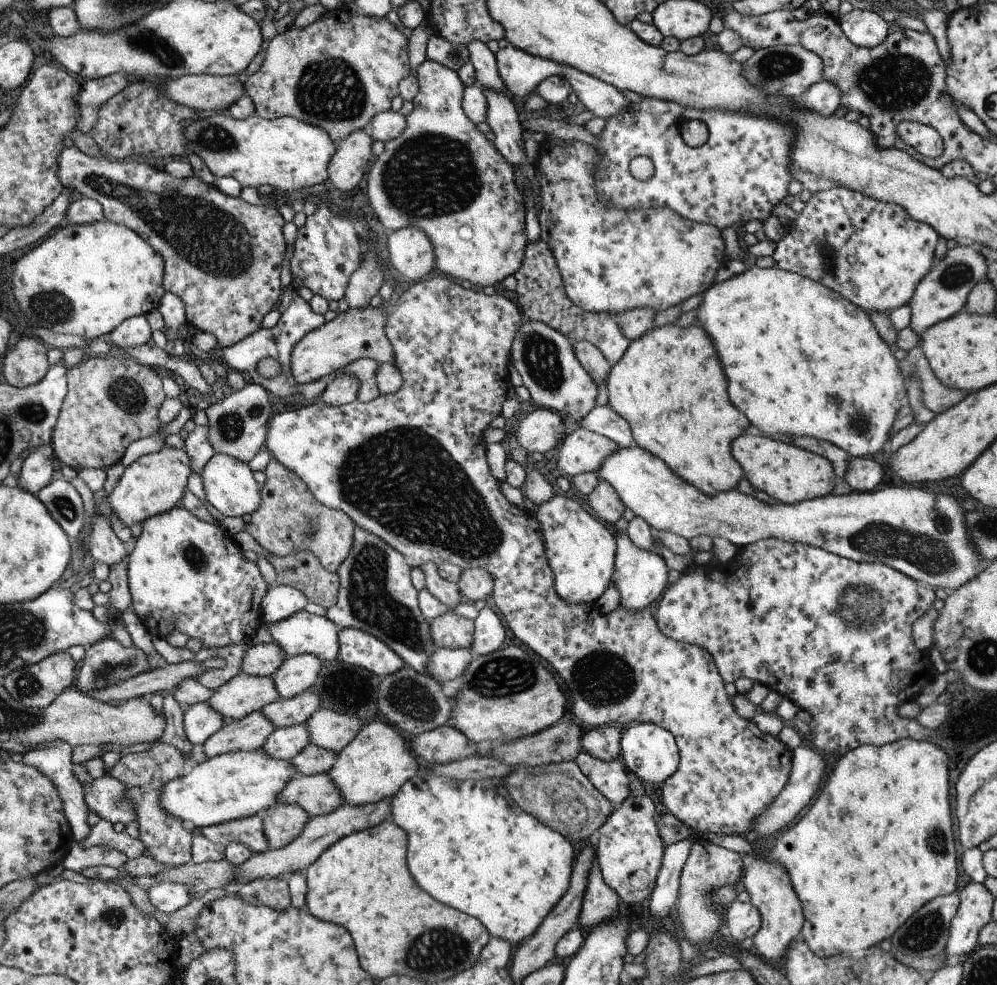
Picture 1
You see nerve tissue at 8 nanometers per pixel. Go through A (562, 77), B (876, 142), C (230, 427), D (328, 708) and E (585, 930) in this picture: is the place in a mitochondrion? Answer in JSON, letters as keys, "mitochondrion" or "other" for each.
{"A":"other","B":"other","C":"mitochondrion","D":"other","E":"other"}

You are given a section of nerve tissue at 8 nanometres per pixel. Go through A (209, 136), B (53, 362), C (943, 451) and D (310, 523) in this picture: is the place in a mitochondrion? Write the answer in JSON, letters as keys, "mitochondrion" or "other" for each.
{"A":"mitochondrion","B":"other","C":"other","D":"mitochondrion"}

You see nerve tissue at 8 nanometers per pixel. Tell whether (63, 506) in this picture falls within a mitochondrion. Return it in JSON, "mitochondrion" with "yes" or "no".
{"mitochondrion":"yes"}

